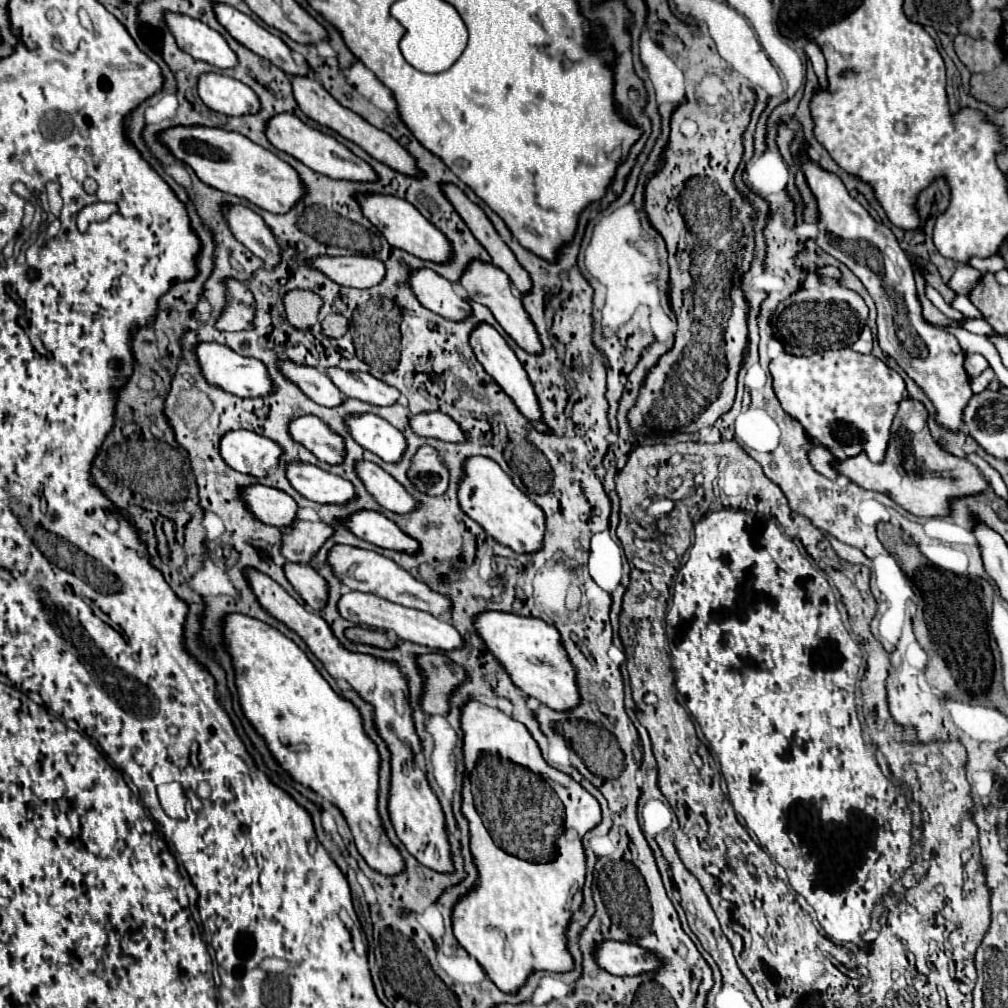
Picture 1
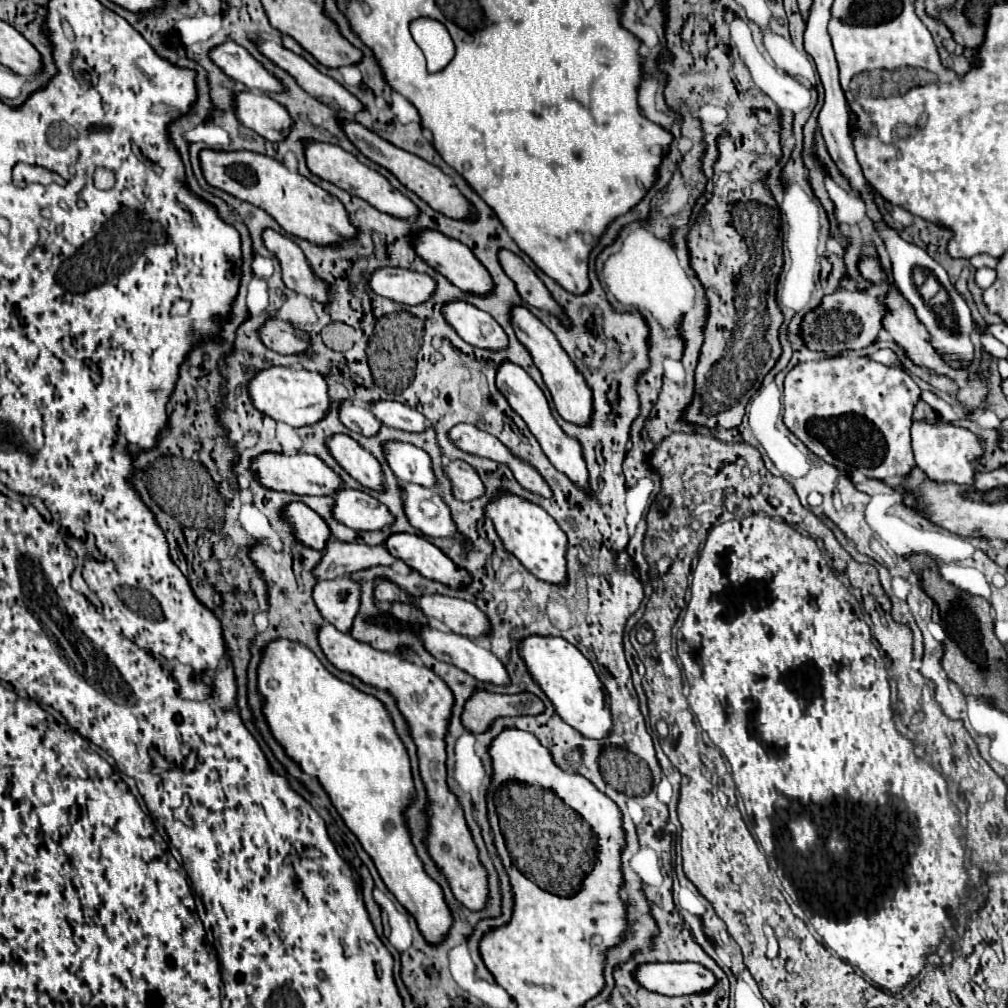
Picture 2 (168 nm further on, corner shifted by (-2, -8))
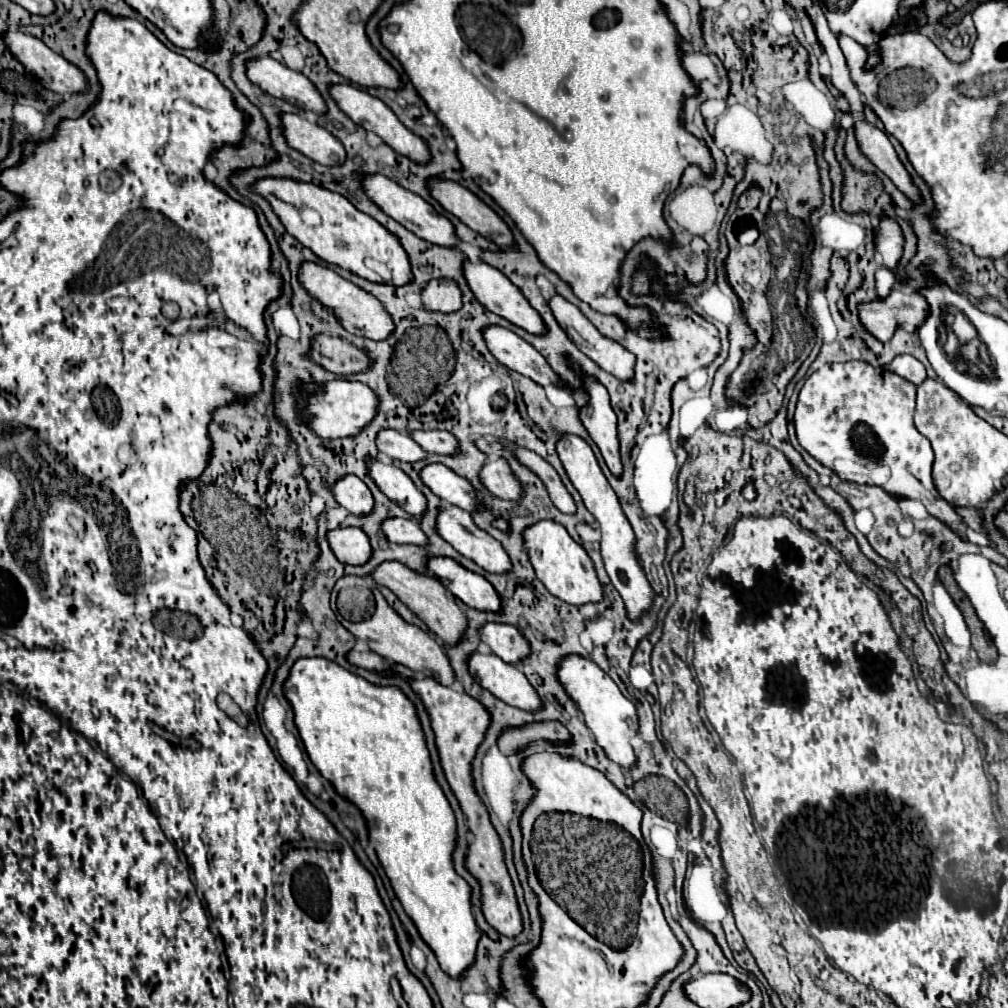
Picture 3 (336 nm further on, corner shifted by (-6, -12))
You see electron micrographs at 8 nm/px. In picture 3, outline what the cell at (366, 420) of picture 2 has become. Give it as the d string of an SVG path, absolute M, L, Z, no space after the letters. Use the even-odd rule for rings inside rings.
M383 430L377 442L383 454L399 462L419 462L427 458L427 452L409 434L395 434L395 430Z

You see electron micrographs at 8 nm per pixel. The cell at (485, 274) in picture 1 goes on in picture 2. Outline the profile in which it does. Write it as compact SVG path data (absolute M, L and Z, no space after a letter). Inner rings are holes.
M511 306L511 326L513 326L519 342L529 350L535 366L539 368L539 372L545 380L545 386L549 388L549 392L553 396L559 416L573 424L587 424L587 418L591 416L591 390L583 382L583 376L575 370L573 362L567 358L565 350L559 346L553 332L539 318L535 318L525 306Z

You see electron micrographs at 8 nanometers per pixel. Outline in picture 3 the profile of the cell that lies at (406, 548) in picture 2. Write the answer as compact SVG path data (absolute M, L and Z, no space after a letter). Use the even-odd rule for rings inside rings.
M431 558L431 562L427 562L427 572L447 586L447 590L469 608L481 612L501 610L501 596L491 586L491 582L475 572L463 570L463 566L451 562L451 558Z

